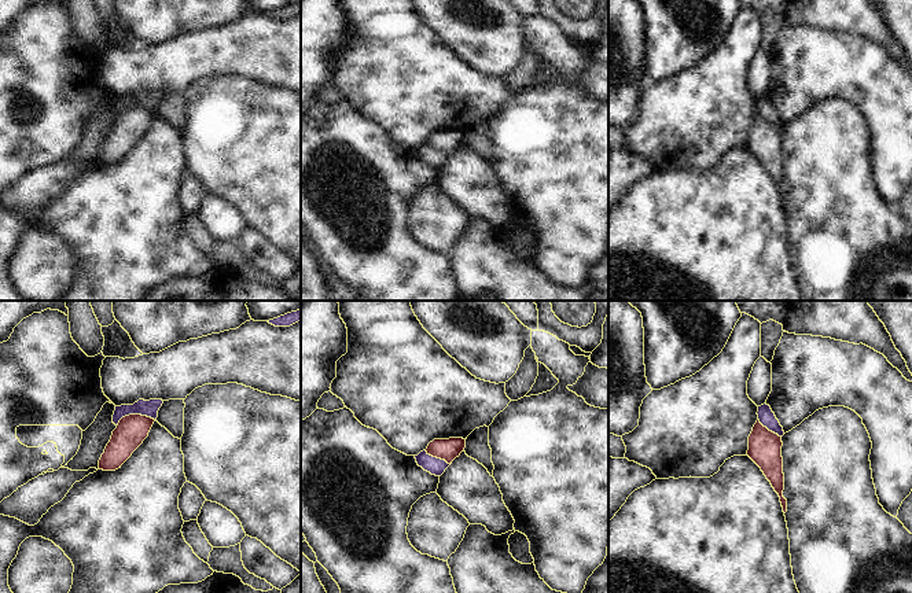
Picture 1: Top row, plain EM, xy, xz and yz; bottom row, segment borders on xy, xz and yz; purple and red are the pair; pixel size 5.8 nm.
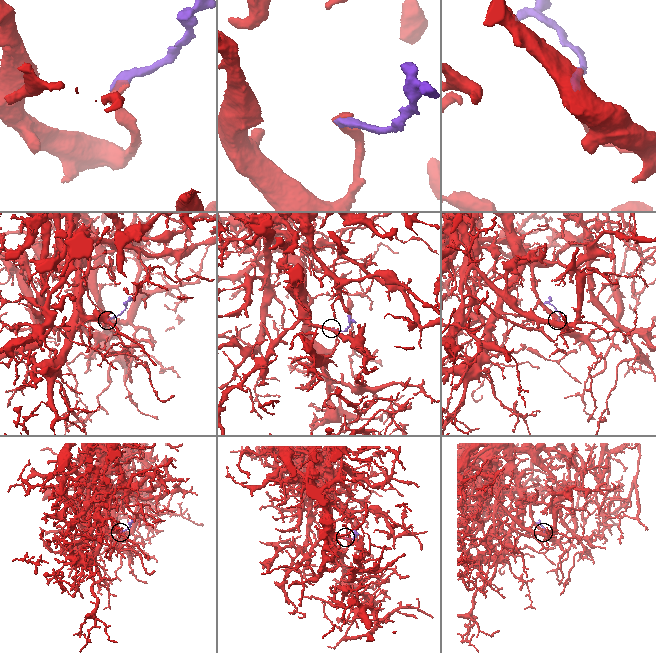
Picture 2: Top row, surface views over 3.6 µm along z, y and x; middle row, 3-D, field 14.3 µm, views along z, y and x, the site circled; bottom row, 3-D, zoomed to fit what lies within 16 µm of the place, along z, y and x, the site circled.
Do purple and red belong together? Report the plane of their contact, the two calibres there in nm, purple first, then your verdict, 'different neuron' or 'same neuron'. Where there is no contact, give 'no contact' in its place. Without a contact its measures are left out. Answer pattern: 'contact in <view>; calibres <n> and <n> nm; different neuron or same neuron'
contact in xy; calibres 100 and 180 nm; different neuron

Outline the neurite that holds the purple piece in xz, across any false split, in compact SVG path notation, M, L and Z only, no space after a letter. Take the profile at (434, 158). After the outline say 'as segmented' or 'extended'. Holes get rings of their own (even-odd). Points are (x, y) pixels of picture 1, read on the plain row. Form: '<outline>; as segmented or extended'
M426 143L415 148L415 151L419 159L435 169L441 169L451 158L445 152L430 148Z; as segmented

